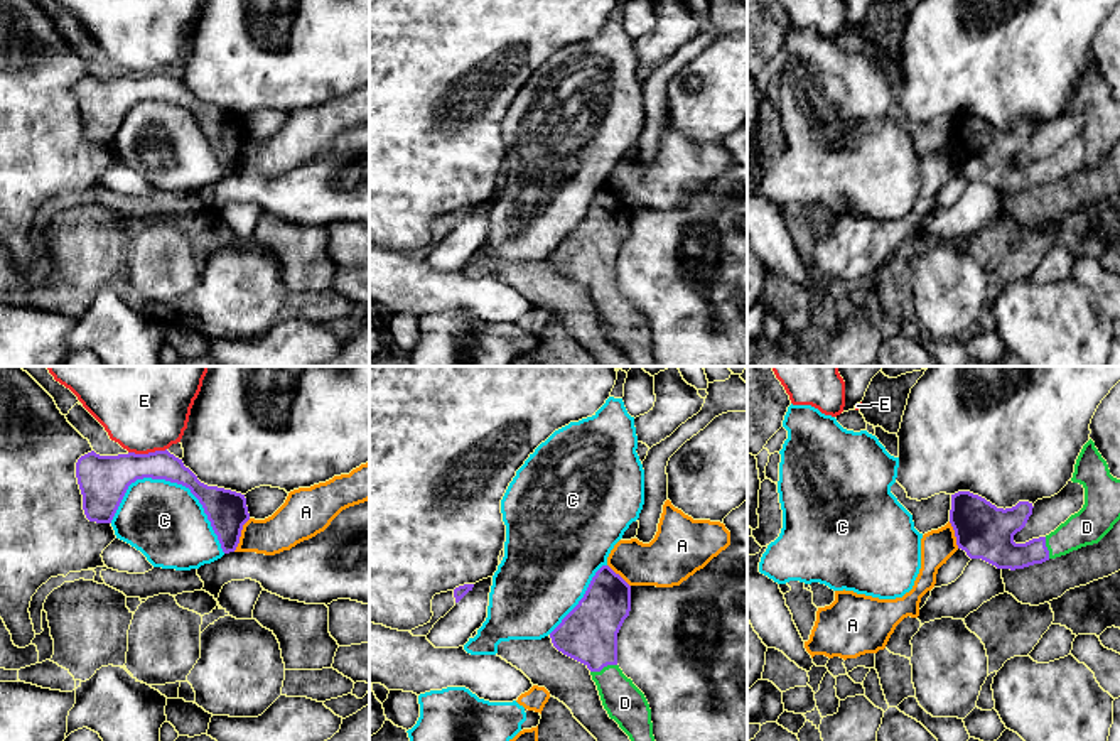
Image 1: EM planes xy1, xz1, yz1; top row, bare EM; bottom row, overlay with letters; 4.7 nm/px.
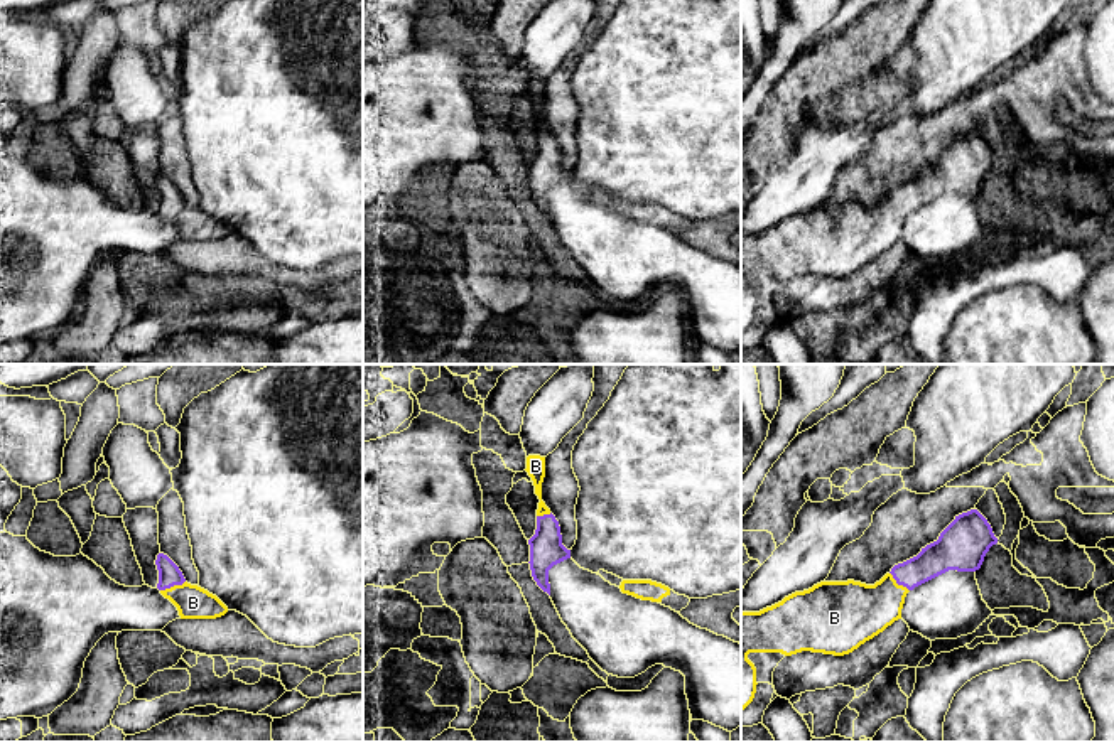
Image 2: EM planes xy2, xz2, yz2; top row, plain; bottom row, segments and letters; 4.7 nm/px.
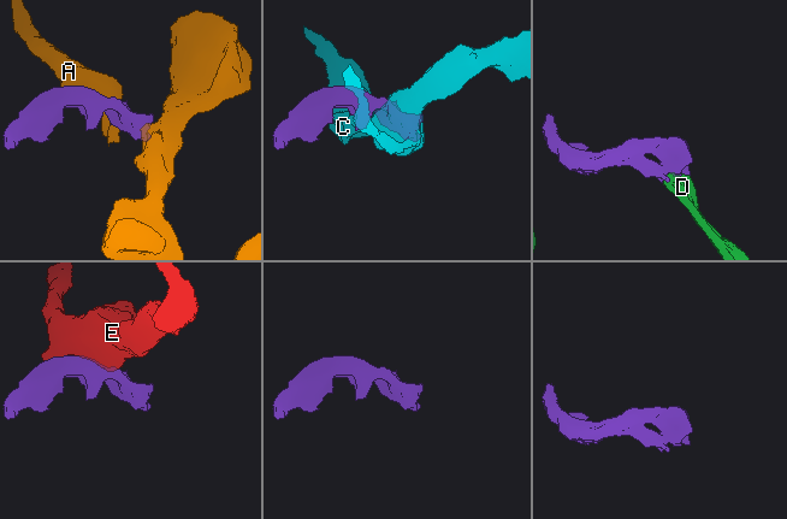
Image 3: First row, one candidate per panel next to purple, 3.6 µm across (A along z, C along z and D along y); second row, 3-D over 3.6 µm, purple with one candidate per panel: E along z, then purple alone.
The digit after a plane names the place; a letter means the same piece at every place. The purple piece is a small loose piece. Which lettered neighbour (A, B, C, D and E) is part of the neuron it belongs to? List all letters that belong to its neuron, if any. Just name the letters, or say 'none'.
B, D

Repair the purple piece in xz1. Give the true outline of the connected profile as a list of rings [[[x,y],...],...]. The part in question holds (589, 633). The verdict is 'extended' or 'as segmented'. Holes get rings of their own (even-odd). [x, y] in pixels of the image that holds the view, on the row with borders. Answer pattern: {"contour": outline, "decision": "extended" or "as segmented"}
{"contour": [[[602,565],[550,638],[558,652],[590,670],[604,709],[631,741],[654,741],[649,704],[617,665],[617,633],[629,611],[631,586]]], "decision": "extended"}

